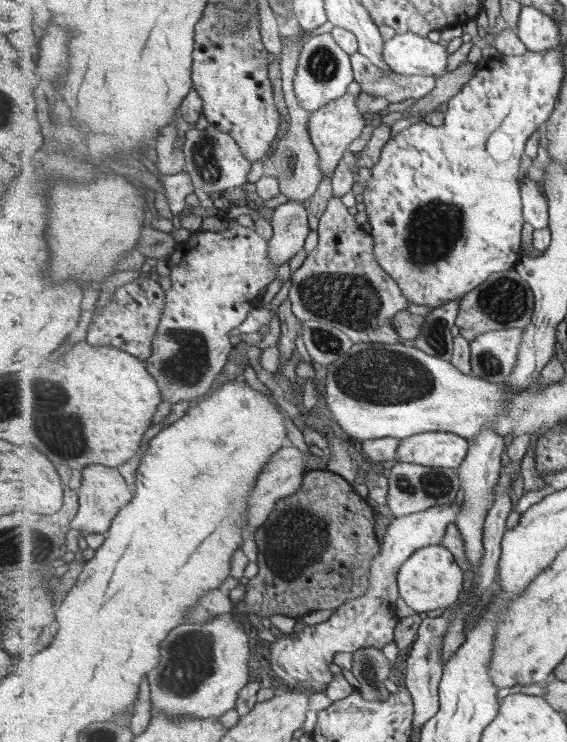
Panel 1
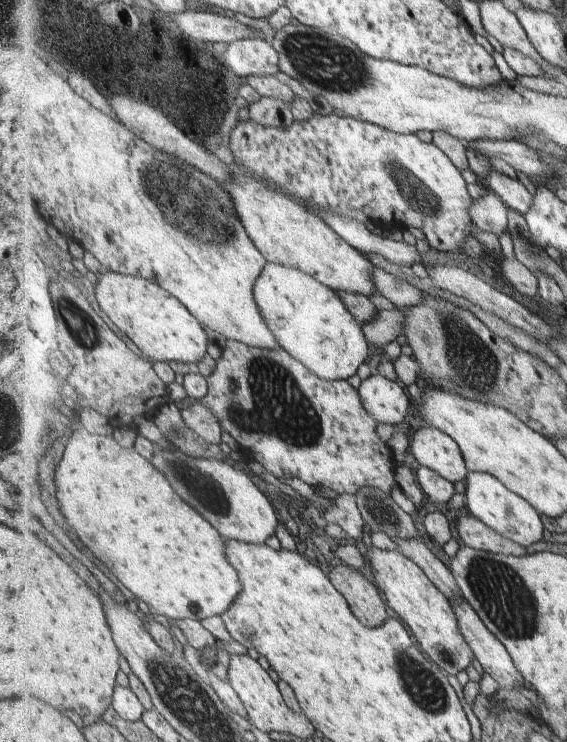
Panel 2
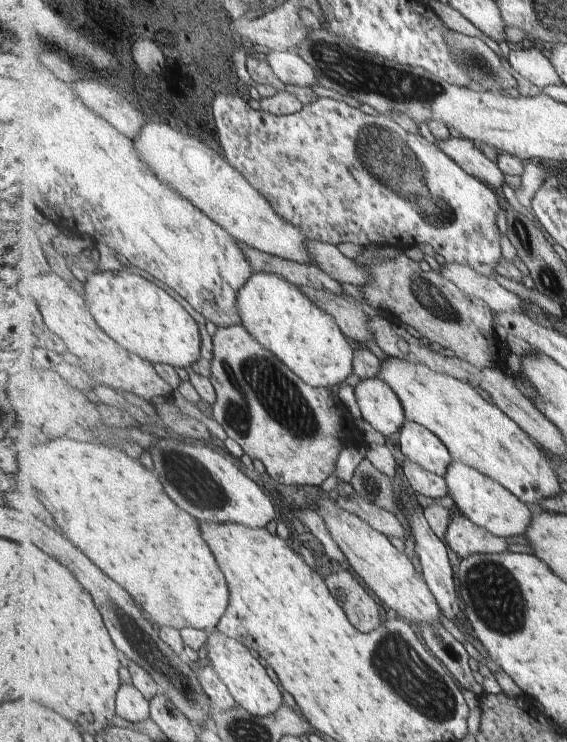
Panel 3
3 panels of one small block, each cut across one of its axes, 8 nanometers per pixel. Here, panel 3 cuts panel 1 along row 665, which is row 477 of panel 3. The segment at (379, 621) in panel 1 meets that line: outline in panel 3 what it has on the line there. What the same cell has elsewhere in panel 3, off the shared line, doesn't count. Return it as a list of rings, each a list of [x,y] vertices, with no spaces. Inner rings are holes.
[[[233,325],[230,327],[218,327],[214,337],[214,357],[212,360],[212,376],[210,377],[211,382],[216,390],[216,401],[212,405],[212,414],[217,422],[227,430],[229,438],[236,441],[244,451],[251,458],[260,460],[264,465],[266,472],[269,474],[270,478],[274,481],[279,482],[279,484],[287,484],[287,486],[305,486],[305,484],[310,486],[319,487],[320,484],[323,484],[333,472],[335,472],[335,466],[338,466],[338,460],[340,454],[342,453],[344,445],[347,443],[343,438],[346,438],[347,434],[351,436],[351,430],[346,432],[345,422],[348,420],[345,414],[349,414],[347,408],[343,406],[343,402],[339,400],[337,392],[329,390],[329,388],[317,388],[313,385],[307,384],[300,376],[297,376],[296,372],[293,372],[292,368],[289,368],[288,364],[285,364],[280,358],[277,358],[273,352],[269,352],[265,346],[261,346],[257,342],[257,337],[253,336],[252,332],[249,332],[248,328],[245,328],[245,325]]]

